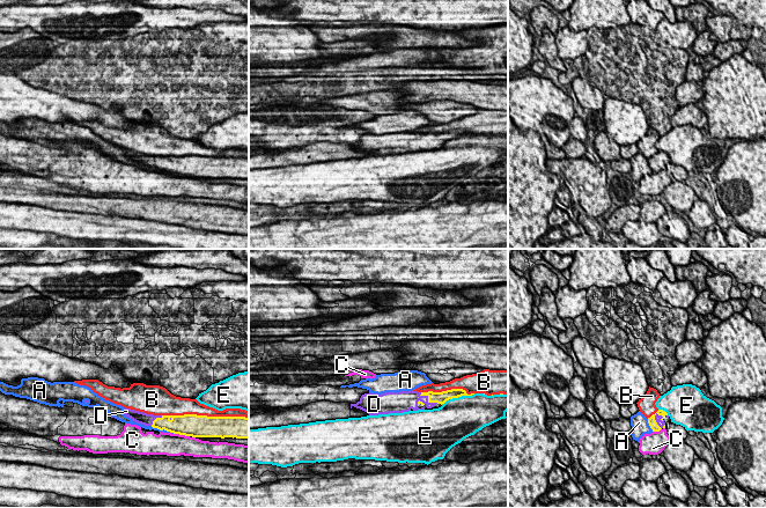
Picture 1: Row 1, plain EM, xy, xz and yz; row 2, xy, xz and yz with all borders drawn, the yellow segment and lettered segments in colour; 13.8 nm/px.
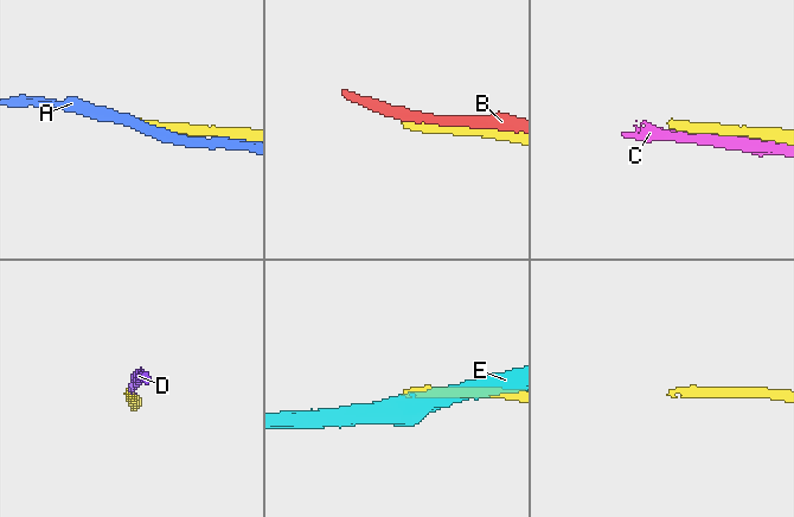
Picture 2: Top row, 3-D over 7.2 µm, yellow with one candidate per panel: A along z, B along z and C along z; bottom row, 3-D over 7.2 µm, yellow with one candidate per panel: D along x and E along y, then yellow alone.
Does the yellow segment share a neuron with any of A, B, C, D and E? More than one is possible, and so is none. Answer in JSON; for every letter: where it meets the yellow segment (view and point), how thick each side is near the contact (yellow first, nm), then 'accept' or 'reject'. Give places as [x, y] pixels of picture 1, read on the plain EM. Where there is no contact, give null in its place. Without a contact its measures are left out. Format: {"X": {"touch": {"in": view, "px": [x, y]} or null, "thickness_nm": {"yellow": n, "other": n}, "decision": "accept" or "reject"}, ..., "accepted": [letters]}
{"A": {"touch": {"in": "xy", "px": [162, 170]}, "thickness_nm": {"yellow": 260, "other": 60}, "decision": "reject"}, "B": {"touch": {"in": "xy", "px": [205, 156]}, "thickness_nm": {"yellow": 320, "other": 220}, "decision": "reject"}, "C": {"touch": {"in": "xy", "px": [182, 175]}, "thickness_nm": {"yellow": 320, "other": 320}, "decision": "reject"}, "D": {"touch": {"in": "yz", "px": [655, 161]}, "thickness_nm": {"yellow": 120, "other": 90}, "decision": "accept"}, "E": {"touch": {"in": "xz", "px": [457, 138]}, "thickness_nm": {"yellow": 160, "other": 500}, "decision": "reject"}, "accepted": ["D"]}

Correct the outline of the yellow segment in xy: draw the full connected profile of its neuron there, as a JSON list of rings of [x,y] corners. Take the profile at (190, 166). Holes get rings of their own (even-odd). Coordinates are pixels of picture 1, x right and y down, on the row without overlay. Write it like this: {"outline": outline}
{"outline": [[[124,149],[123,154],[138,164],[174,175],[192,178],[249,179],[249,159],[245,157],[153,156],[131,149]]]}

